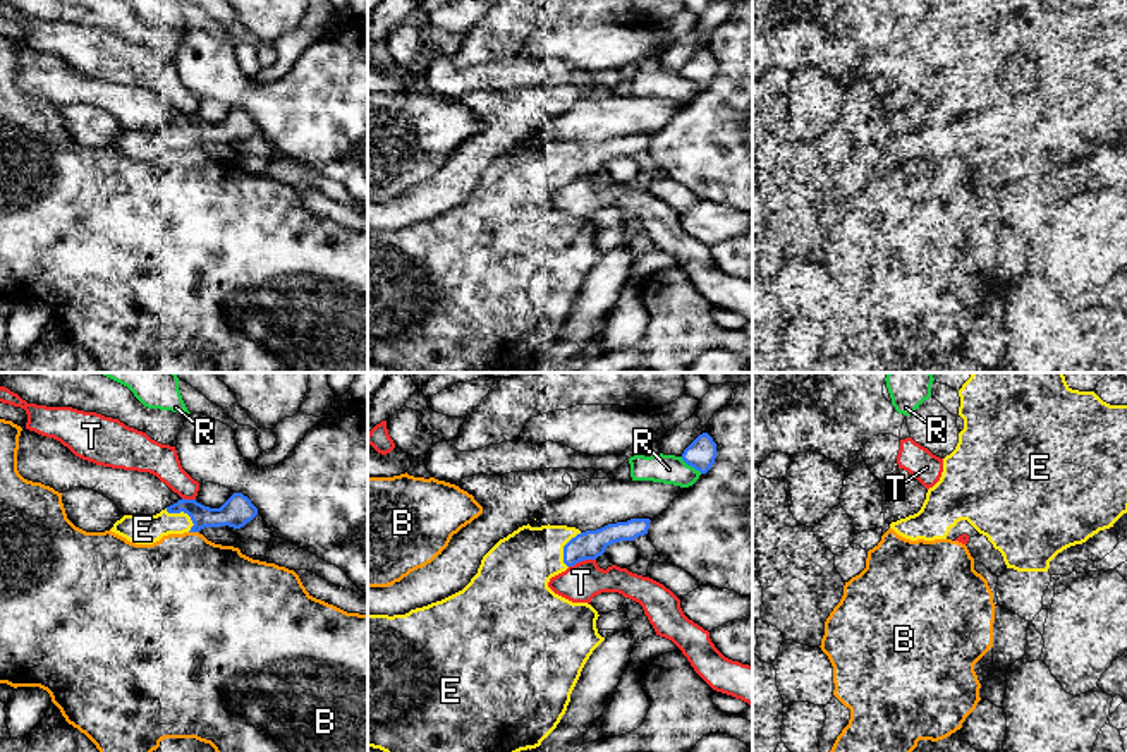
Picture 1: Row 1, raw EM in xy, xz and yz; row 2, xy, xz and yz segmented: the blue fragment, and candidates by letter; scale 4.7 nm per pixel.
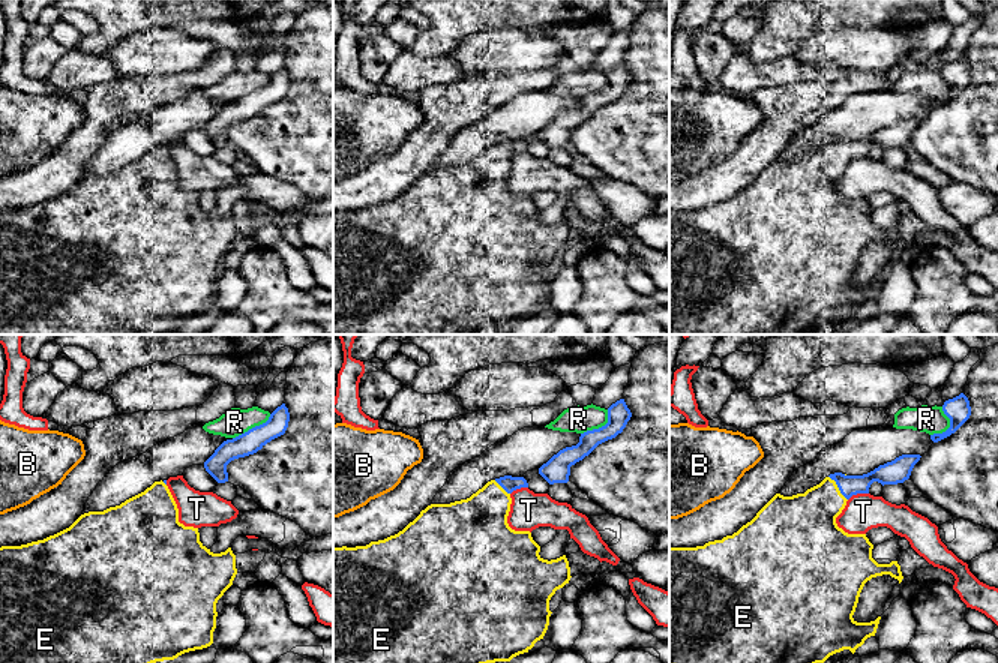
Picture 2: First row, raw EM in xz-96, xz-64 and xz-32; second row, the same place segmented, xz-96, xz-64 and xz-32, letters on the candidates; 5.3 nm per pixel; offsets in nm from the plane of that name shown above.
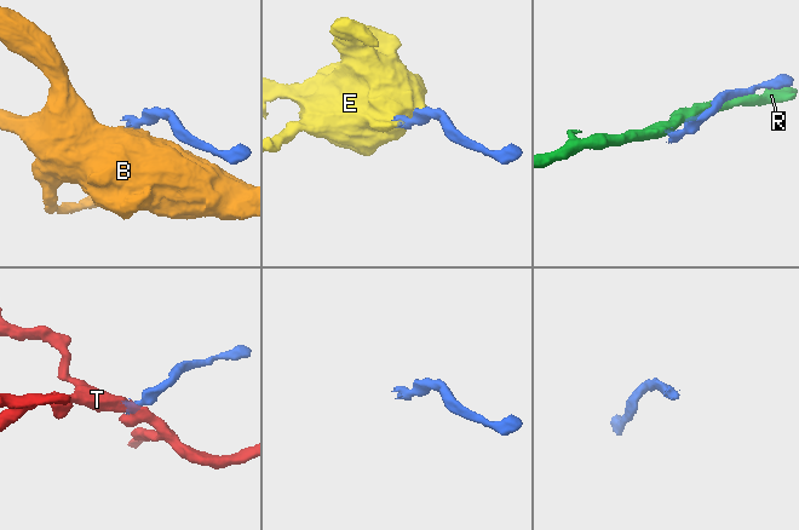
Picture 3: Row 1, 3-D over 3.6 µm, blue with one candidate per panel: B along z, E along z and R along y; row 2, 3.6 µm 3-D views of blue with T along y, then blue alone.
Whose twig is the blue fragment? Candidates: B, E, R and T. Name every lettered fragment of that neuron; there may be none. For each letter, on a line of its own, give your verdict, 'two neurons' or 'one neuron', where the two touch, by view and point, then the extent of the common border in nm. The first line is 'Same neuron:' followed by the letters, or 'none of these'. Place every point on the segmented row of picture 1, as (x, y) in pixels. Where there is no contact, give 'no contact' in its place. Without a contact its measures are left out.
Same neuron: E
B: two neurons; meets blue in xy at (194, 531); contact 50 nm long
E: one neuron; meets blue in xy at (181, 510); contact 160 nm long
R: two neurons; meets blue in xz at (691, 466); contact 130 nm long
T: two neurons; meets blue in xz at (581, 560); contact 130 nm long

